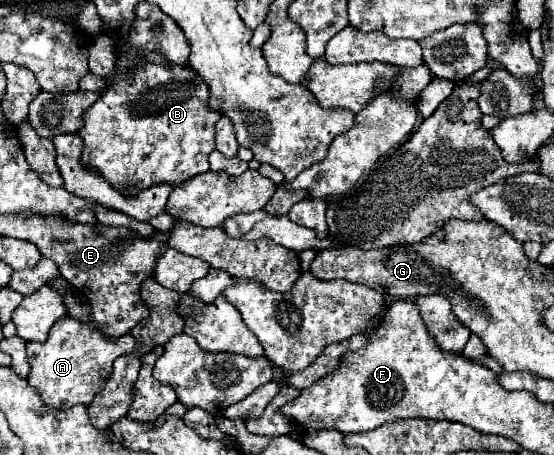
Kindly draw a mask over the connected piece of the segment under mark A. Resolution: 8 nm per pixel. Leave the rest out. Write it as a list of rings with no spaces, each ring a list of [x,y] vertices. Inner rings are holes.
[[[62,317],[52,325],[44,343],[30,341],[26,345],[30,375],[28,383],[38,391],[42,401],[56,409],[70,409],[74,405],[90,405],[94,395],[100,393],[112,373],[112,363],[124,353],[134,349],[130,333],[118,339],[106,339],[98,329],[84,325],[72,317]]]

